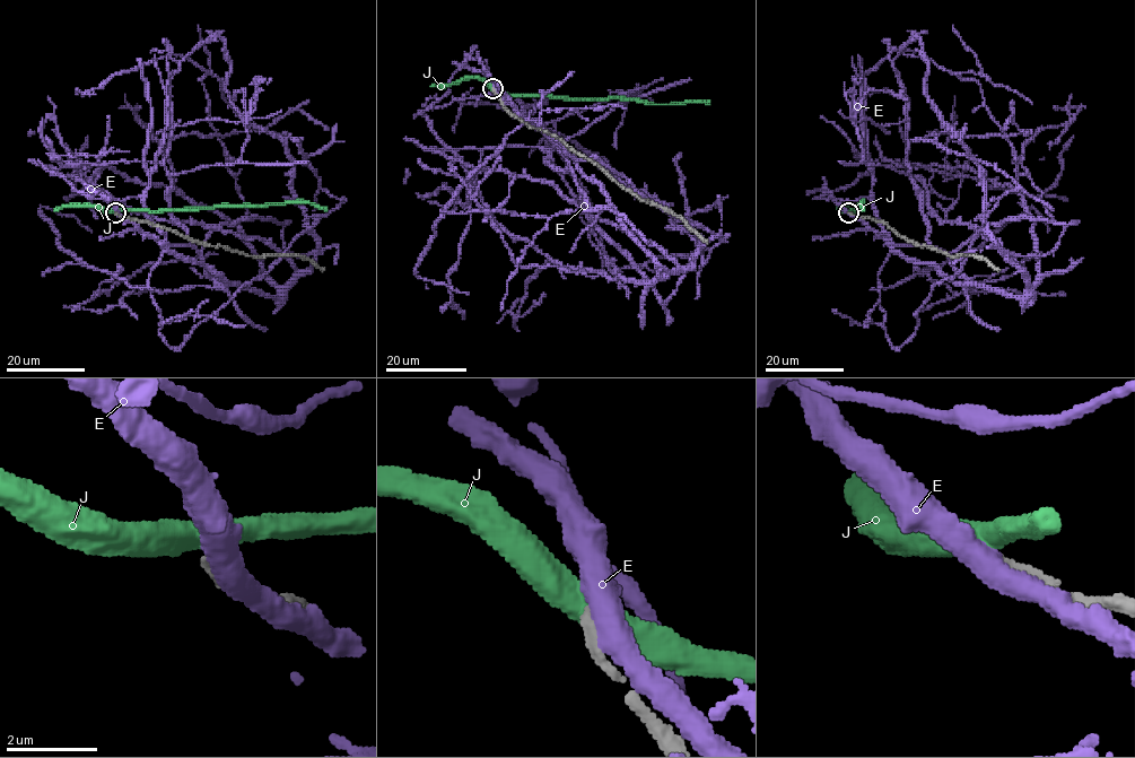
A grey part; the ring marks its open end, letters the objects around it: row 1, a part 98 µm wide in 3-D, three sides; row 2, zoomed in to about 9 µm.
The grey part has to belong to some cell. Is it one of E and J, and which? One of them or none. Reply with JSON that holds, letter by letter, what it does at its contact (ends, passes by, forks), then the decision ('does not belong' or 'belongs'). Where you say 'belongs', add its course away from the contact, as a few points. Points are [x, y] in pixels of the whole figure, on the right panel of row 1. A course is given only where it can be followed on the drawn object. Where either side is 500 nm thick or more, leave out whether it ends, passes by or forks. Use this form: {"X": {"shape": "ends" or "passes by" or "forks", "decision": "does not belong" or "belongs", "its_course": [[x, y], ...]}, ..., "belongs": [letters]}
{"E": {"decision": "does not belong"}, "J": {"decision": "does not belong"}, "belongs": []}

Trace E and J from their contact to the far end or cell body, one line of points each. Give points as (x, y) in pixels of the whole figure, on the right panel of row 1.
E: (850, 214), (891, 245), (931, 244), (908, 165), (907, 102), (889, 57), (896, 48), (976, 80), (1053, 219)
J: (849, 211), (862, 202), (863, 210)

